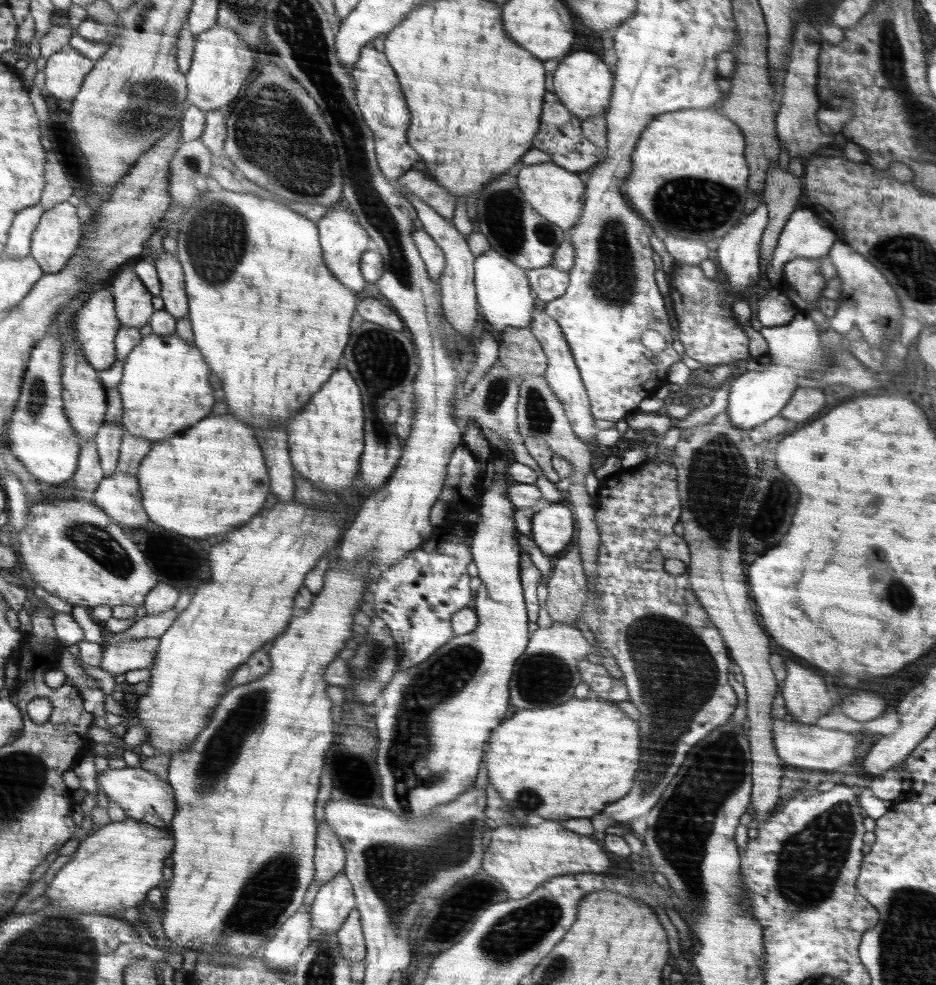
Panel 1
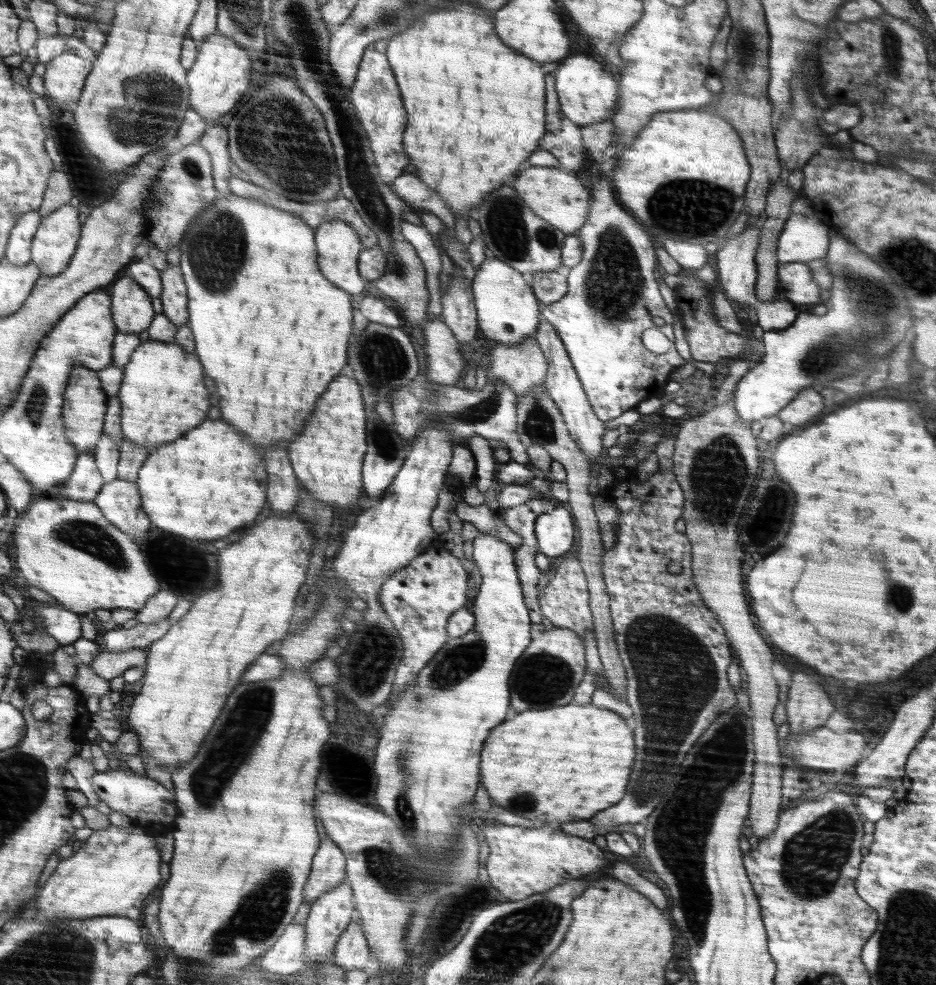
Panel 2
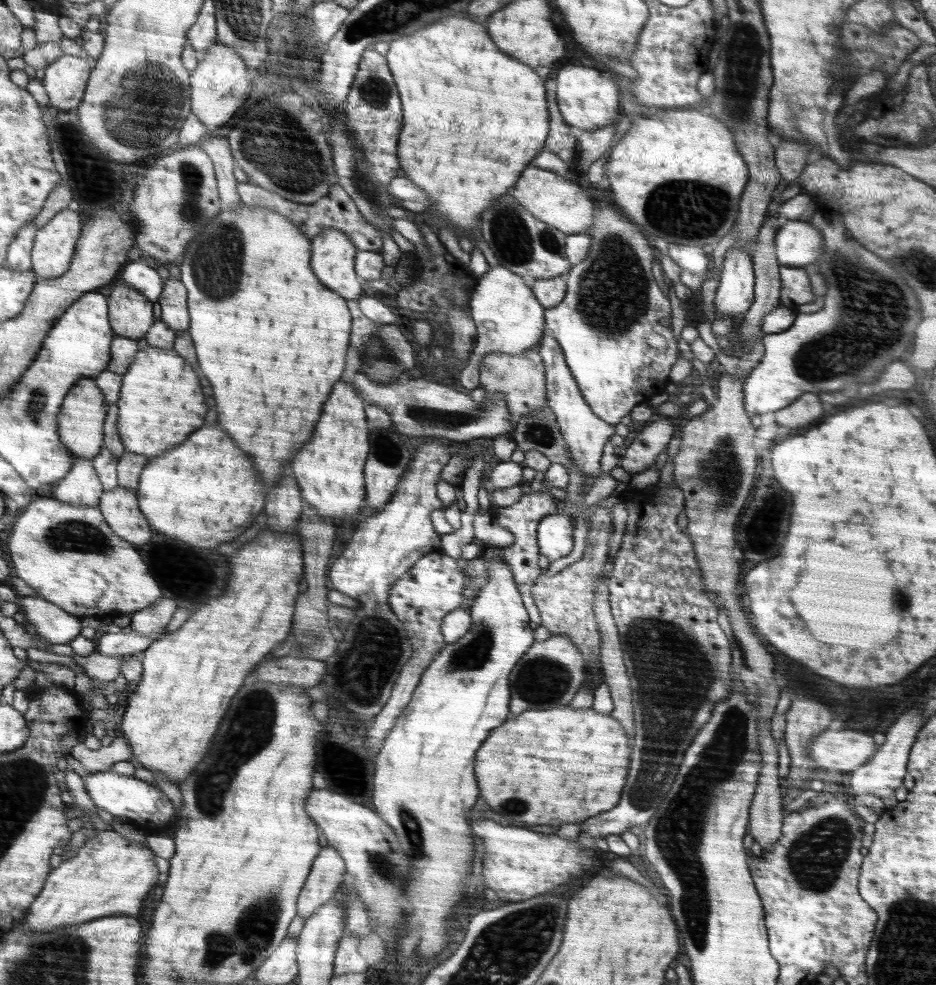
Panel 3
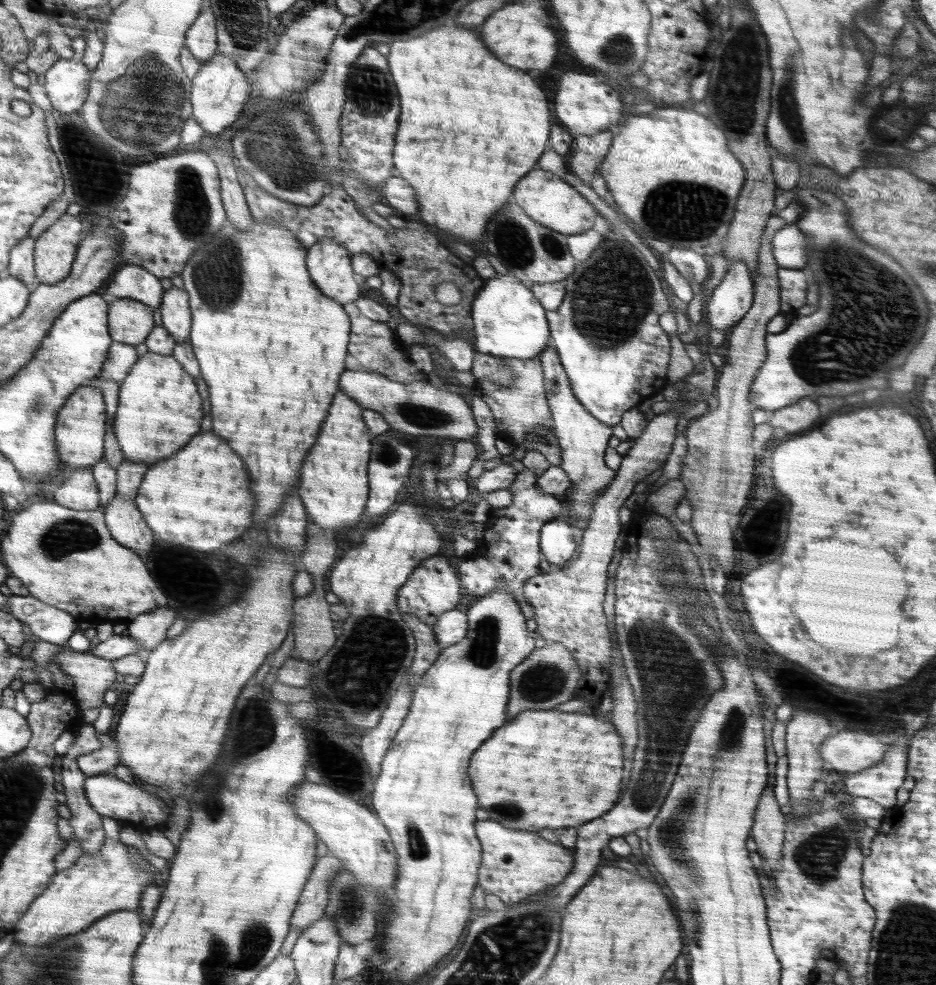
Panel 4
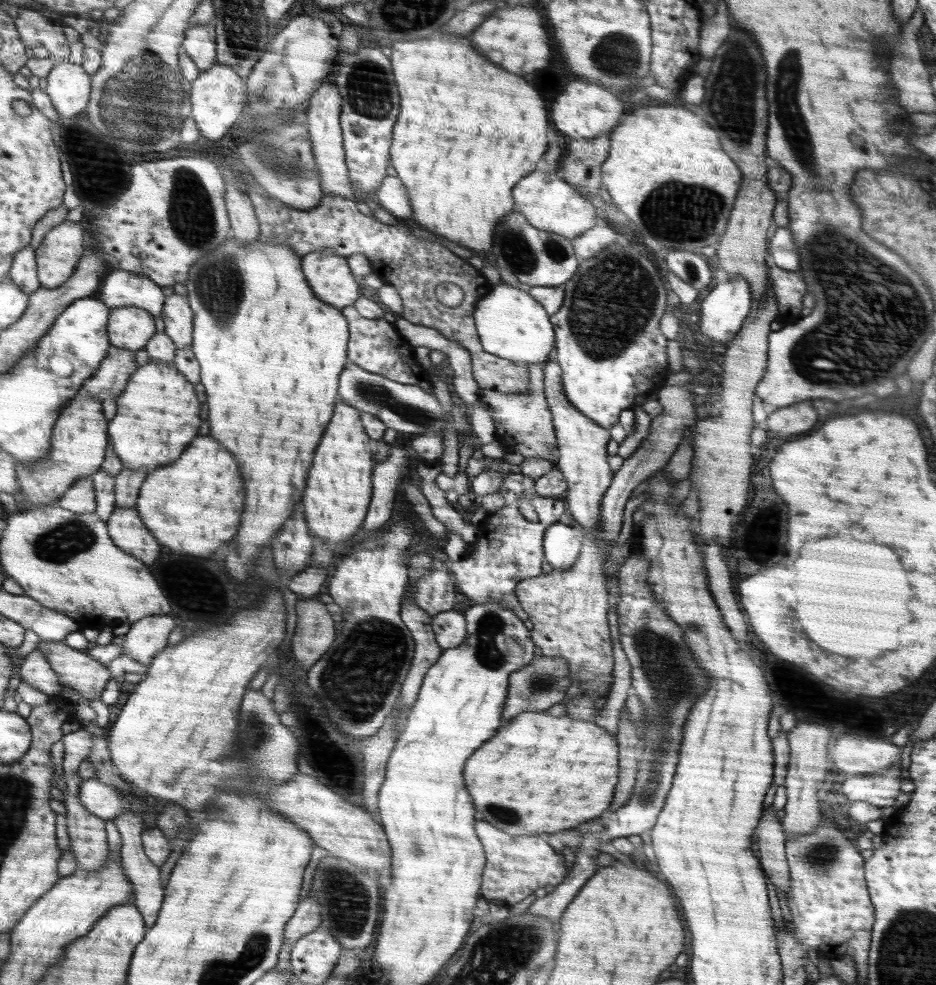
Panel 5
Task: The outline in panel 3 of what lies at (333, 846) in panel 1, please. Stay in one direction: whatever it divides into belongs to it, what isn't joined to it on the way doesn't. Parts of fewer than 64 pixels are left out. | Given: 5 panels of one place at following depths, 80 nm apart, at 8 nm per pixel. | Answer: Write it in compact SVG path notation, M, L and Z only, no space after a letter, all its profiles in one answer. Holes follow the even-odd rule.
M331 846L324 847L320 856L316 856L311 876L299 898L299 915L310 918L318 909L333 898L339 884L347 878L344 859Z

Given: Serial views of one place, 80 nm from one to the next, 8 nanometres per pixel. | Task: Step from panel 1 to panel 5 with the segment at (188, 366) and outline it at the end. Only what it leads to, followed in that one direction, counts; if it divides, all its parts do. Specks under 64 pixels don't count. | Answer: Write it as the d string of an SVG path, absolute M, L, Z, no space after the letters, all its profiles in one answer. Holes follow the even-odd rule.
M149 360L148 363L140 365L139 370L131 376L123 394L117 398L116 405L118 407L111 420L110 433L113 451L122 461L123 468L144 468L152 472L160 466L166 466L180 458L184 448L194 440L200 430L200 402L196 398L194 386L172 362L168 364L161 360Z

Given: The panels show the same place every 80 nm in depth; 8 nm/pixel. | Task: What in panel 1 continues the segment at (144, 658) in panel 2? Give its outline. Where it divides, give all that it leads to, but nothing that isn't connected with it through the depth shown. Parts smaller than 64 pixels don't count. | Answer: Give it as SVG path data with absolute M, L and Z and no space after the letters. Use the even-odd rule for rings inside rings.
M141 638L107 645L99 668L113 676L129 670L150 669L159 656L159 644L159 638Z

